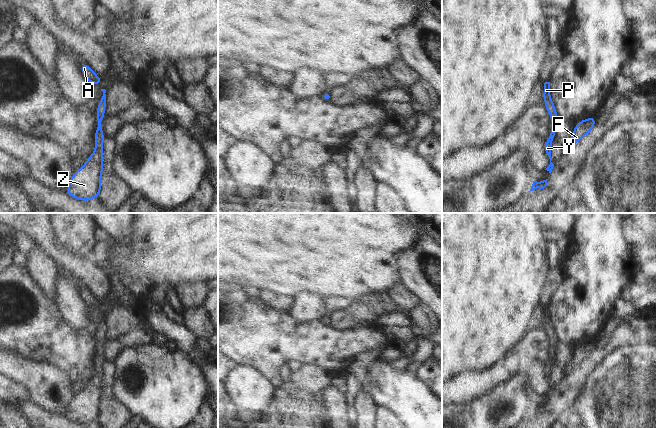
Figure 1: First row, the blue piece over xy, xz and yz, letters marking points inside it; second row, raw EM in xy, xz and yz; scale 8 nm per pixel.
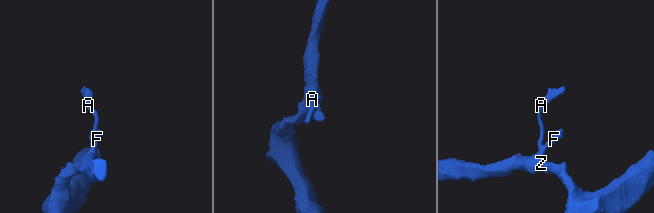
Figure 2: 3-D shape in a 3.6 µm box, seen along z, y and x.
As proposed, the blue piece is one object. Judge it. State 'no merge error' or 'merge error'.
no merge error

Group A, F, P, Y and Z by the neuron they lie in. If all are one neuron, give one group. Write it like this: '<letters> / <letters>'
A F P Y Z

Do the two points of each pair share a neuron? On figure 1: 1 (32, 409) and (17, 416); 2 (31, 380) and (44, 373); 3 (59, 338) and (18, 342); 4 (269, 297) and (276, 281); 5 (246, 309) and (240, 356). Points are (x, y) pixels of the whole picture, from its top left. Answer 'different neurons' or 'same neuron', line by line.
1: different neurons
2: same neuron
3: same neuron
4: different neurons
5: same neuron

